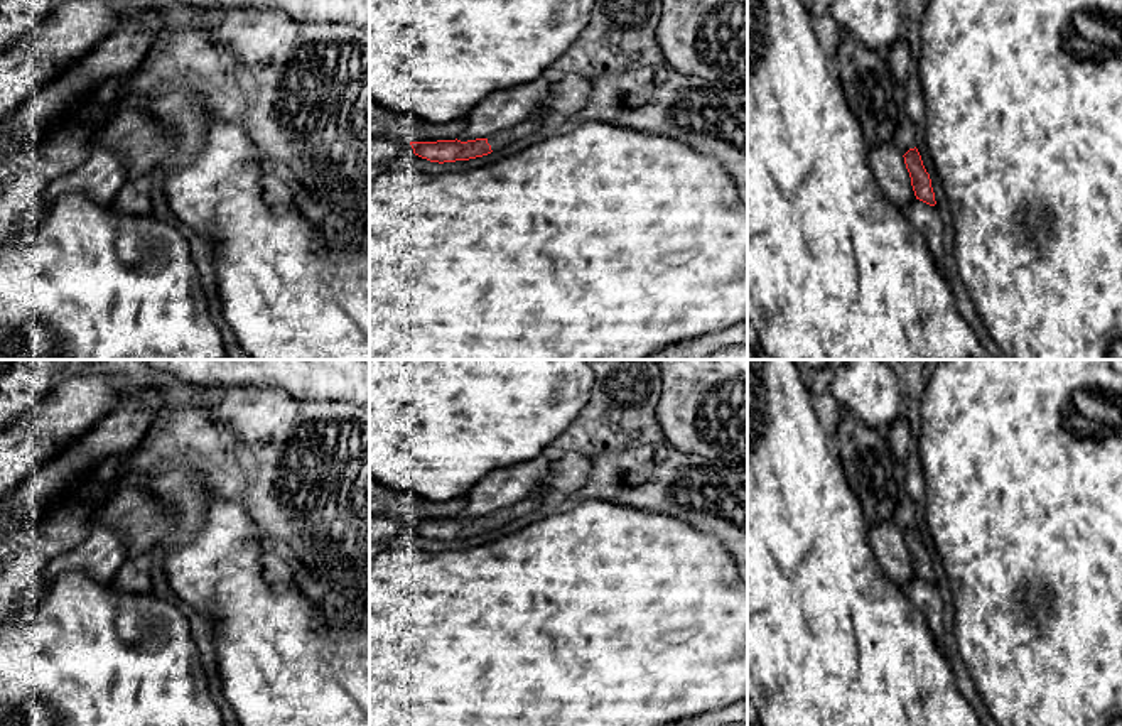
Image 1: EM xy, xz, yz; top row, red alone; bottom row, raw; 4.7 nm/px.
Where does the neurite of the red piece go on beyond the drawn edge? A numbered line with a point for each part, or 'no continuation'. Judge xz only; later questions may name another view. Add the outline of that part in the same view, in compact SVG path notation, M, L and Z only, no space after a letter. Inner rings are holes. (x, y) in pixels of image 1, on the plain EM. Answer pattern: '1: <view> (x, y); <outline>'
1: xz (498, 519); M550 495L528 496L525 500L513 503L508 508L489 513L488 522L491 523L493 530L498 530L498 528L504 527L506 523L511 523L511 522L525 517L526 513L531 513L531 512L542 508L550 500L552 500Z

